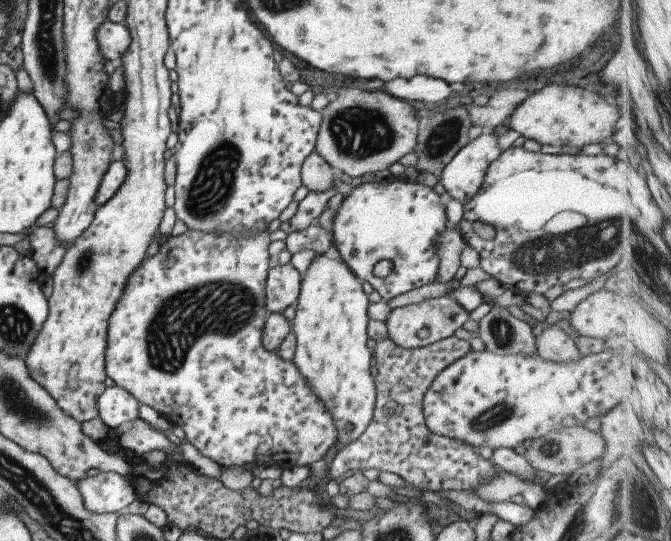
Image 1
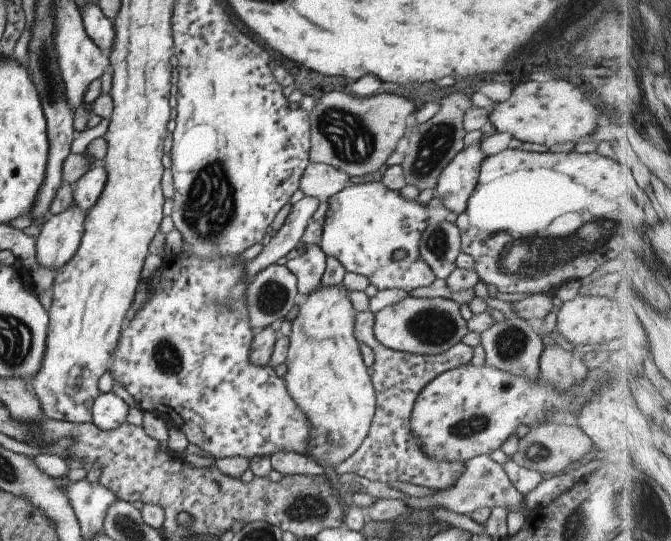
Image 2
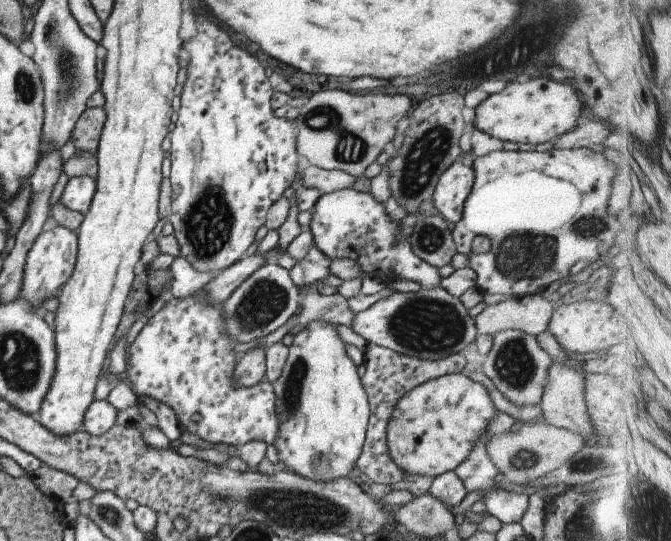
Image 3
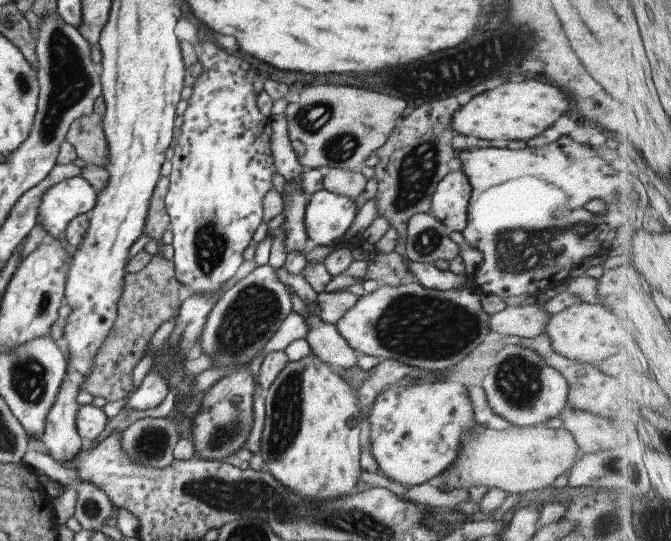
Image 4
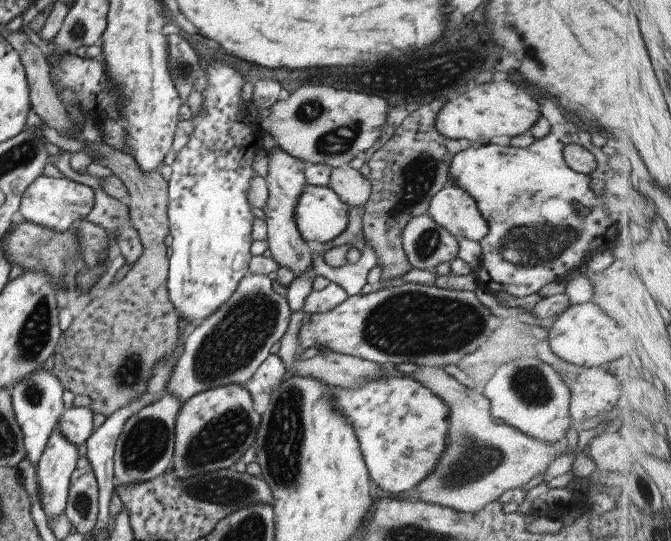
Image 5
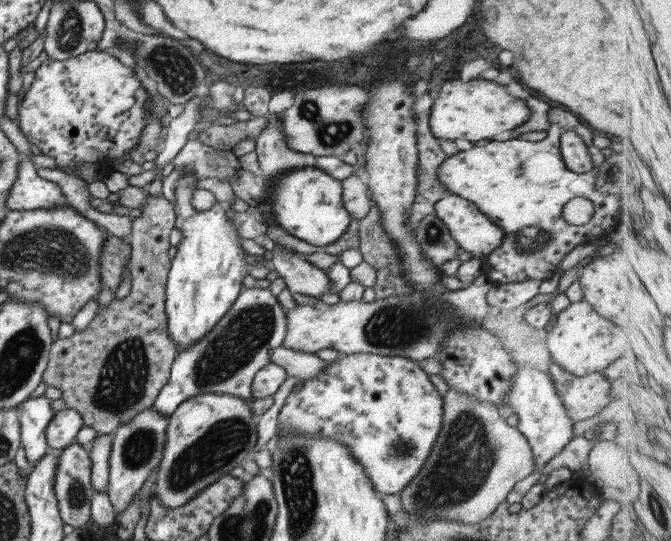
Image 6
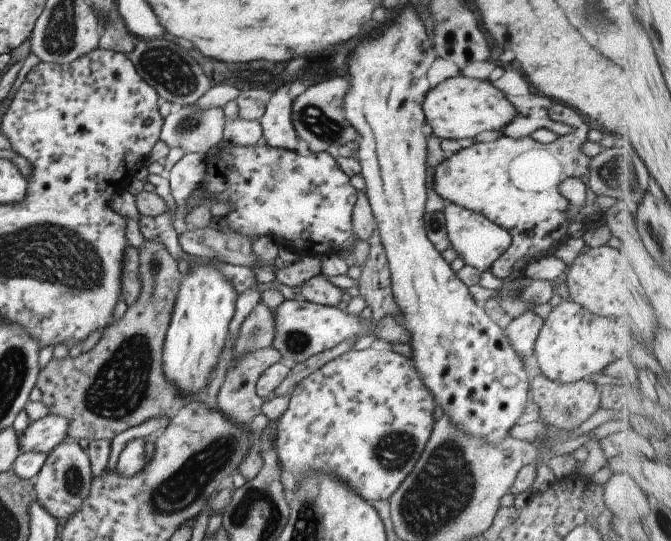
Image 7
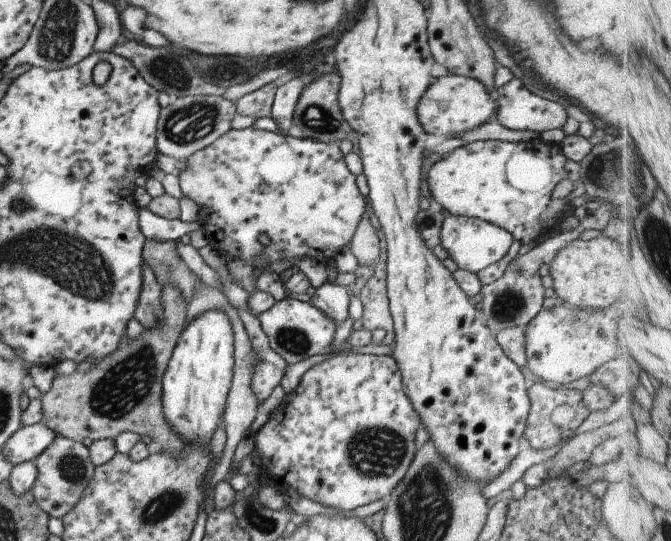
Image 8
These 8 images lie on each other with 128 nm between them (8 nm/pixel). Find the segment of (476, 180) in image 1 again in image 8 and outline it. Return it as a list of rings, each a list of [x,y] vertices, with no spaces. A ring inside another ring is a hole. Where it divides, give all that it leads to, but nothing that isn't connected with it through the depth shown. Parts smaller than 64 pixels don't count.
[[[445,214],[439,228],[439,242],[459,270],[477,273],[496,263],[509,250],[513,242],[504,228],[489,224],[478,218]]]

